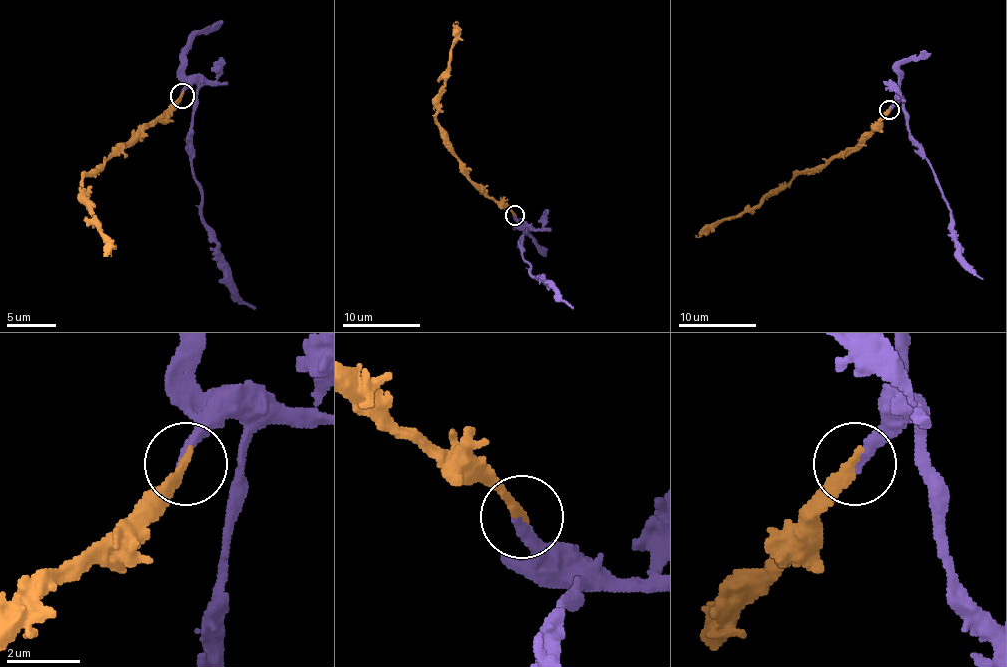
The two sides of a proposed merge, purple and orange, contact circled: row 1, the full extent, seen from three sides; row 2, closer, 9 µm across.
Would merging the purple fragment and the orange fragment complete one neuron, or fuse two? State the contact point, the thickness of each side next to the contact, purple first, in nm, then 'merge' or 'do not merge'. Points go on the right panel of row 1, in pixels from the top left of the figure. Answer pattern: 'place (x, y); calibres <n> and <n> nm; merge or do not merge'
place (889, 110); calibres 280 and 280 nm; merge

